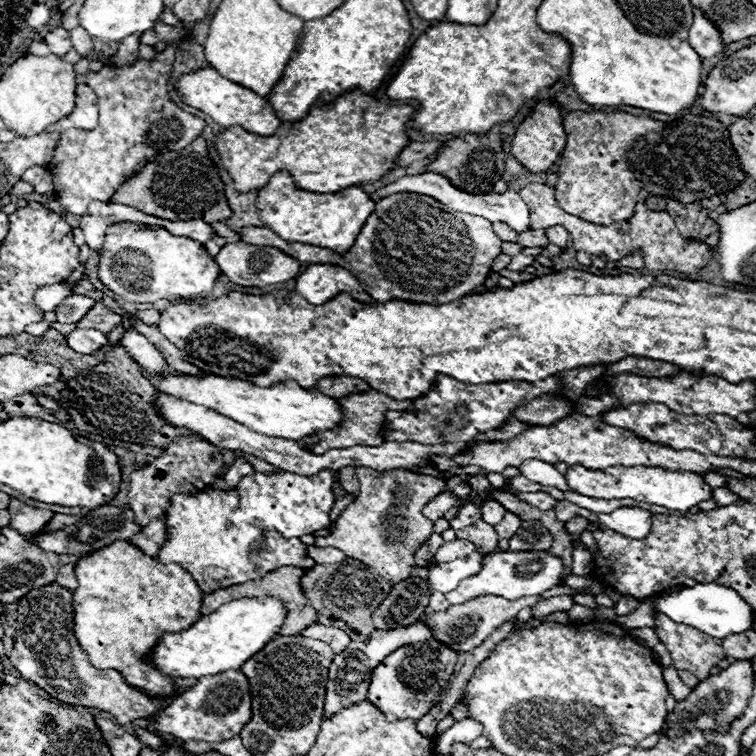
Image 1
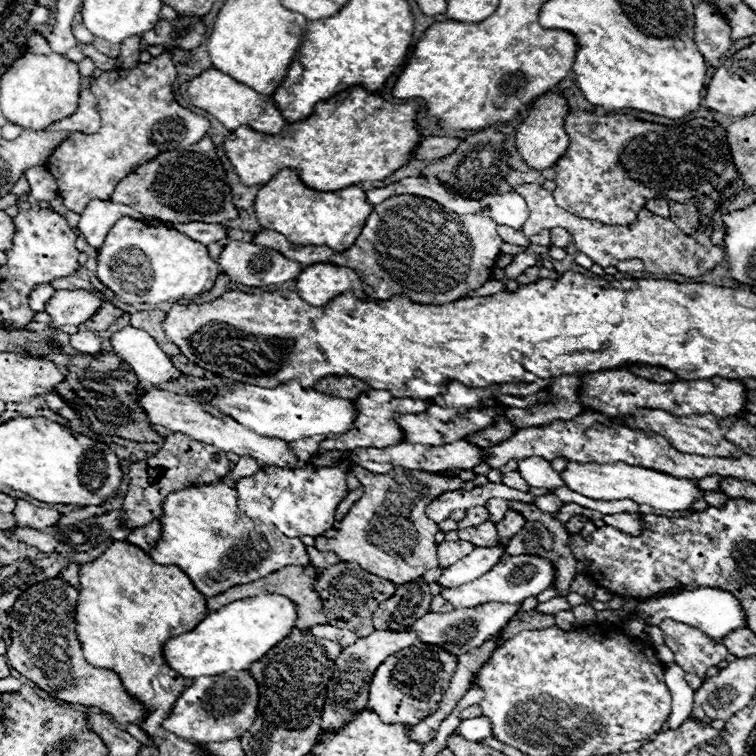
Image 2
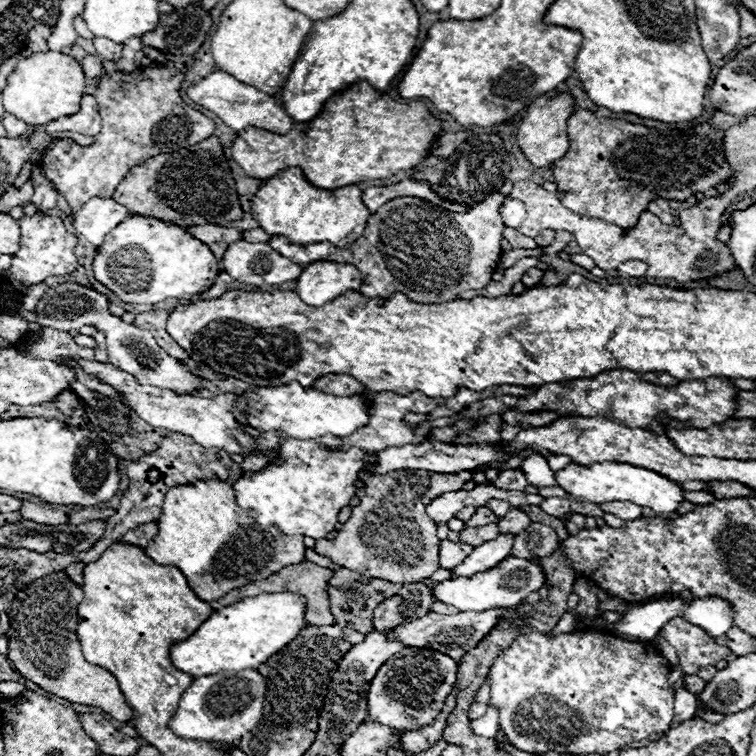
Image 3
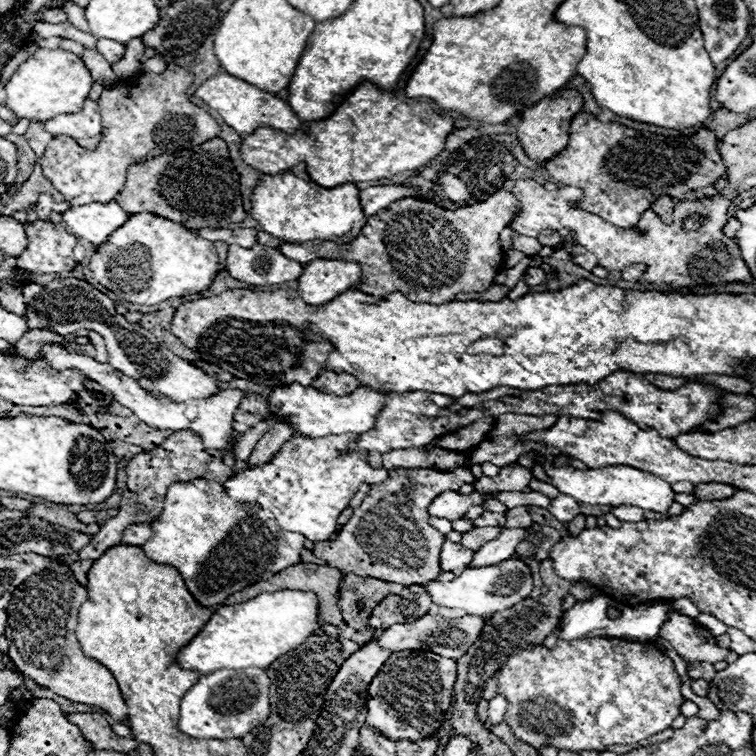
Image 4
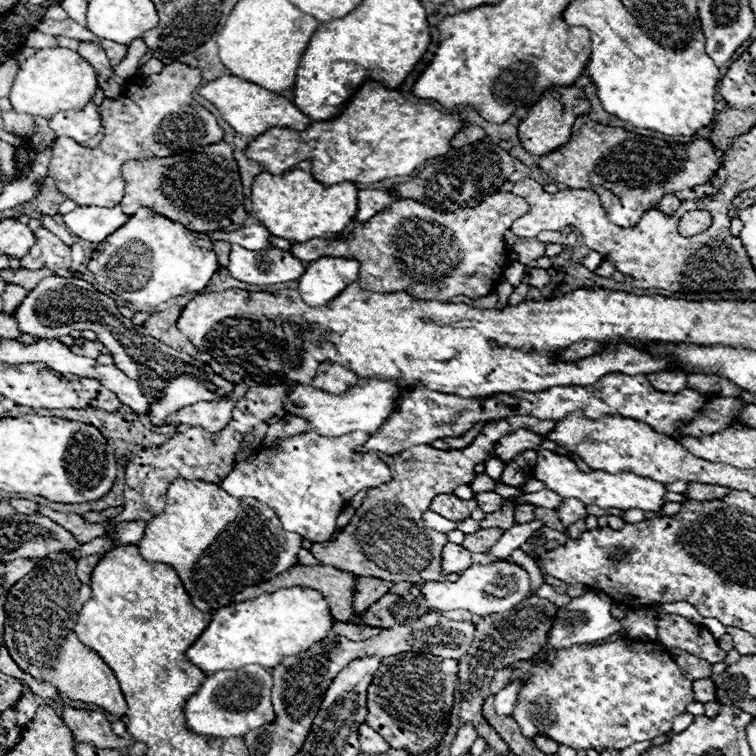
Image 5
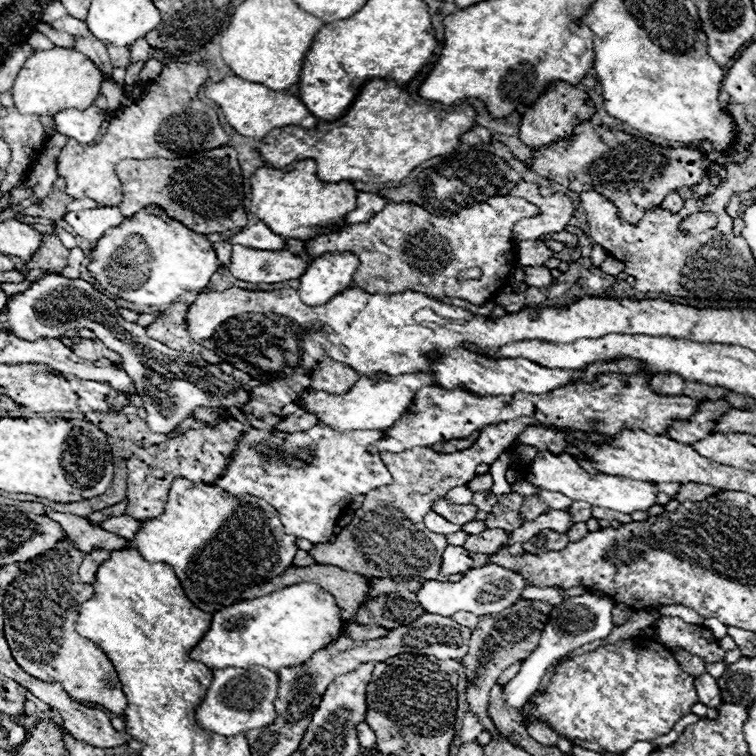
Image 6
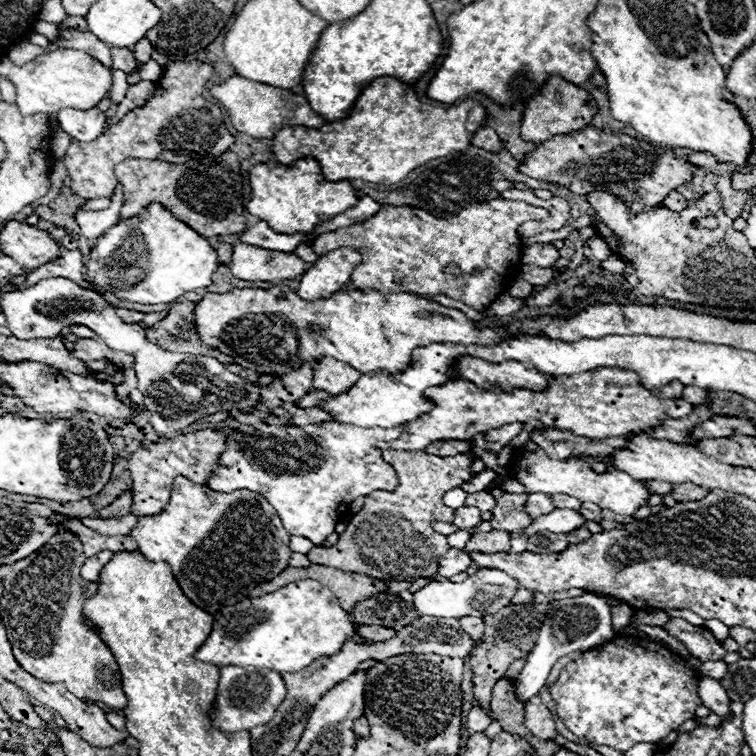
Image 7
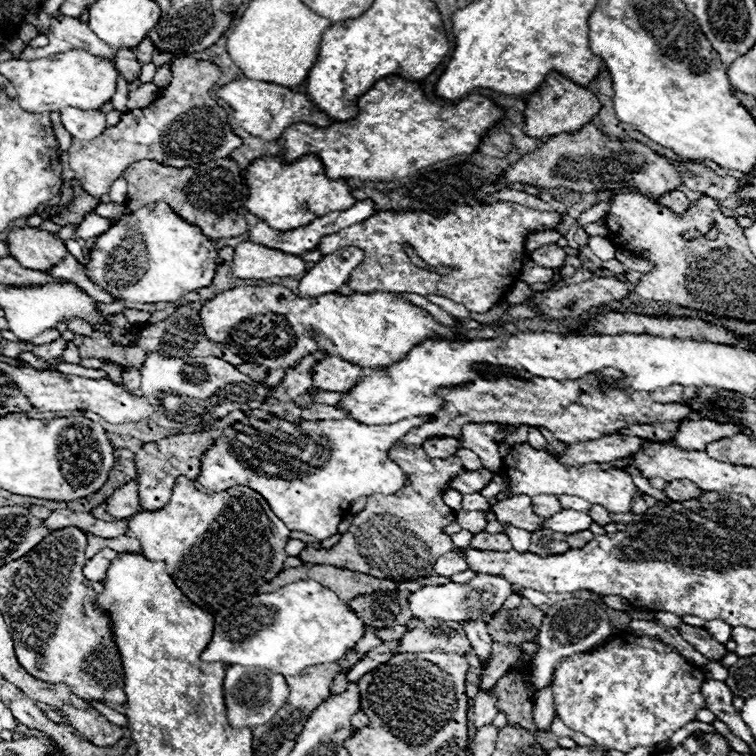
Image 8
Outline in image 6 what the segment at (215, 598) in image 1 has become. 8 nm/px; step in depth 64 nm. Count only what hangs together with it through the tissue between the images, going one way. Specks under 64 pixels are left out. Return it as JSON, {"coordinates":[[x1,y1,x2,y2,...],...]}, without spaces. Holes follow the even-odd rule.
{"coordinates":[[312,564,312,566,306,566,306,568,300,568,300,566,290,566,288,570,284,570,284,574,272,578,272,582,266,582,266,584,260,584,260,586,254,586,252,590,246,590,240,600,252,600,252,598,258,598,258,596,264,596,264,594,270,594,278,588,284,588,284,586,292,586,292,584,300,584,300,582,314,582,318,584,320,588,324,588,326,592,330,592,334,596,334,602,340,610,340,616,342,620,350,622,354,618,354,614,358,612,366,592,368,592,368,580,360,574,354,574,354,572,344,572,340,568,334,568,334,566,322,566,322,564]]}

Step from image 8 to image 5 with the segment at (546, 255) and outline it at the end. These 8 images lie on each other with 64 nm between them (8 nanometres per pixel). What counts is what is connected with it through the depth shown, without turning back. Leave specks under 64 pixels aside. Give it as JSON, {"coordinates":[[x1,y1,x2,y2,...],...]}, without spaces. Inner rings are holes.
{"coordinates":[[516,238,516,244,512,246,512,250,520,256,522,264,528,264,540,256,544,256,544,246,540,240,536,238]]}

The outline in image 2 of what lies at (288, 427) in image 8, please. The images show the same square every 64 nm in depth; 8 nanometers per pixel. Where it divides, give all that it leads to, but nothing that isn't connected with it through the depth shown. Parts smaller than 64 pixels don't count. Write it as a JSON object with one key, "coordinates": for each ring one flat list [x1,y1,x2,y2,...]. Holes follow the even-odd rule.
{"coordinates":[[304,438,300,442,290,442,292,450,298,454,298,468,296,470,284,470,284,468,262,468,252,478,242,478,236,482,238,492,238,508,246,512,250,518,262,518,272,522,284,536,288,538,302,538,302,536,314,536,318,538,322,532,330,530,334,526,334,510,336,506,348,496,346,488,346,468,350,468,348,462,342,462,334,468,318,468,312,470,306,466,310,456,318,454,318,440,316,438]]}

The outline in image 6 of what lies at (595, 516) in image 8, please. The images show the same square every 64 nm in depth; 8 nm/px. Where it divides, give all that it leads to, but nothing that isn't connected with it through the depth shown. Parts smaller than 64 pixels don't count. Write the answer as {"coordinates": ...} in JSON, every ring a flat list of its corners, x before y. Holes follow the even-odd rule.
{"coordinates":[[572,502,570,506,568,506,568,514,572,514,570,518,572,518,572,522,586,522,588,518,592,518,592,512,590,512,590,508,592,506,588,506,588,502]]}

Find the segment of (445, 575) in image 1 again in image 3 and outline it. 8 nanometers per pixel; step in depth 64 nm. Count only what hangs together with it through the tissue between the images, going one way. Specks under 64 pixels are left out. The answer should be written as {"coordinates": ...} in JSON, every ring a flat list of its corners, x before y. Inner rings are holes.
{"coordinates":[[500,536,496,542,486,542,484,546,476,546,474,552,456,568,450,570,450,578,472,578,474,574,480,574,484,570,494,568,504,558,508,558,508,550,512,548,514,536]]}

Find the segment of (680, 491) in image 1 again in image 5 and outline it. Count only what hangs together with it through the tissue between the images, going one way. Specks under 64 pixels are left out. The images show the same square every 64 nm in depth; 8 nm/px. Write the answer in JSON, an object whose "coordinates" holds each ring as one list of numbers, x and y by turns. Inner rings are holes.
{"coordinates":[[538,450,538,460,532,470,532,478,542,480,550,490,564,498,578,498,584,504,596,504,600,508,618,508,618,510,628,510,628,508,640,508,644,512,658,512,664,506,664,494,666,486,662,482,654,482,652,478,644,478,632,472,618,472,610,474,604,470,594,470,590,474,582,472,576,468,572,460,566,456,558,456,550,450]]}

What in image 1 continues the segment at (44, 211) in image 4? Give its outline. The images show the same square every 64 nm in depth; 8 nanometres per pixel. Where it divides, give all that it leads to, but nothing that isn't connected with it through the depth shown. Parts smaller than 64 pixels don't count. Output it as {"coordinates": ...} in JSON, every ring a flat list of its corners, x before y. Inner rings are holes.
{"coordinates":[[42,166,28,168,28,170,20,176,20,180,32,184,32,186,34,186,34,192,38,192,38,194,44,194,44,192,54,194,54,188,52,188,52,184,50,184,52,176,50,176,50,172,48,172,46,168,42,168]]}

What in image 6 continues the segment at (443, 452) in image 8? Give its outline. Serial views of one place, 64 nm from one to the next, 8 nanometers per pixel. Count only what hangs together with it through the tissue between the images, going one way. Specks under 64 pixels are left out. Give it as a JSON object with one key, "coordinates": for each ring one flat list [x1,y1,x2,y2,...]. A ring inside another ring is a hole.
{"coordinates":[[472,432,468,438,462,438,462,440,448,440,448,442,438,442,438,444,432,444,432,450,436,452,456,452,456,450,466,450,468,446,472,446,478,438,478,432]]}

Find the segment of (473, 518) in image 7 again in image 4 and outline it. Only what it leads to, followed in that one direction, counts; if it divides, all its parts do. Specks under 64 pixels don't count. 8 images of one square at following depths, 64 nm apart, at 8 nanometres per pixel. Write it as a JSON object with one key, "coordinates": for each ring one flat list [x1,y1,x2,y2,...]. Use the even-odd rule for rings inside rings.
{"coordinates":[[444,492,440,498,436,498,428,506,428,514,436,518,446,518,446,520,458,520,464,516,464,512,470,506,482,504,486,500,486,492,472,492,472,494,458,494,458,492]]}

